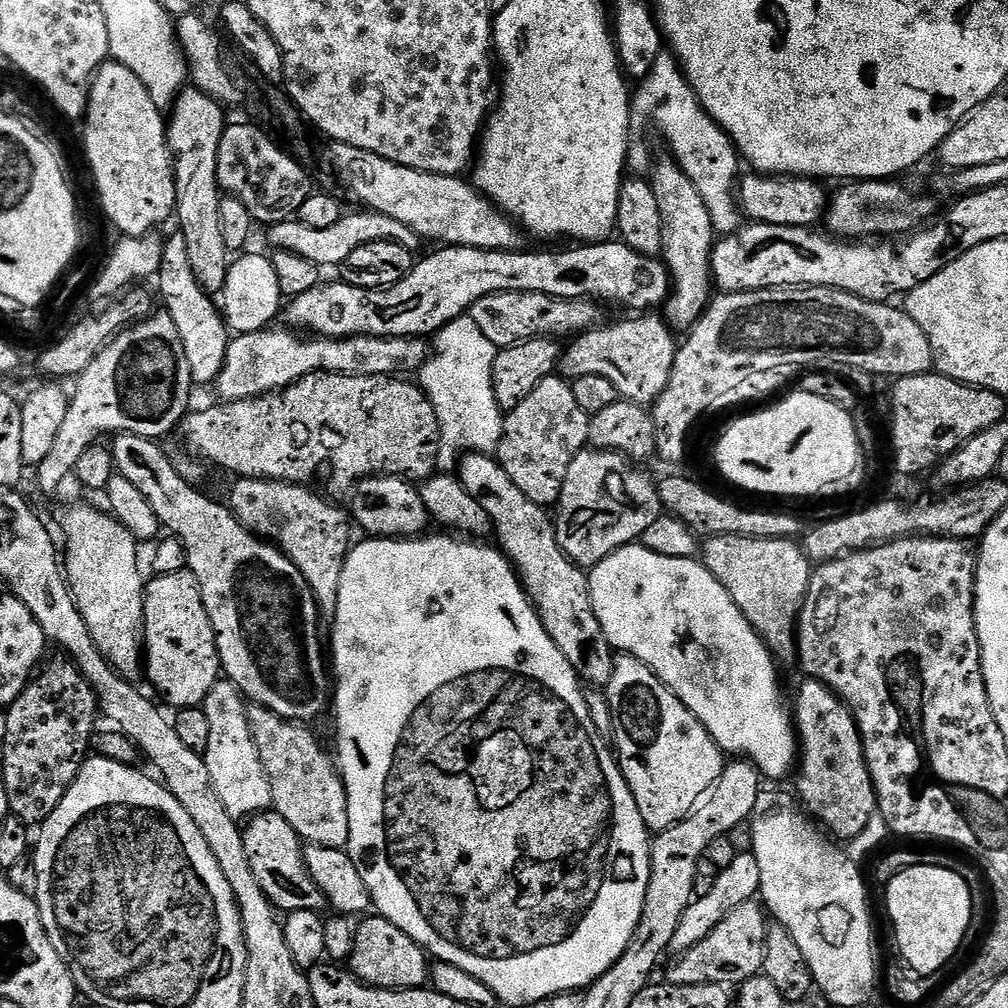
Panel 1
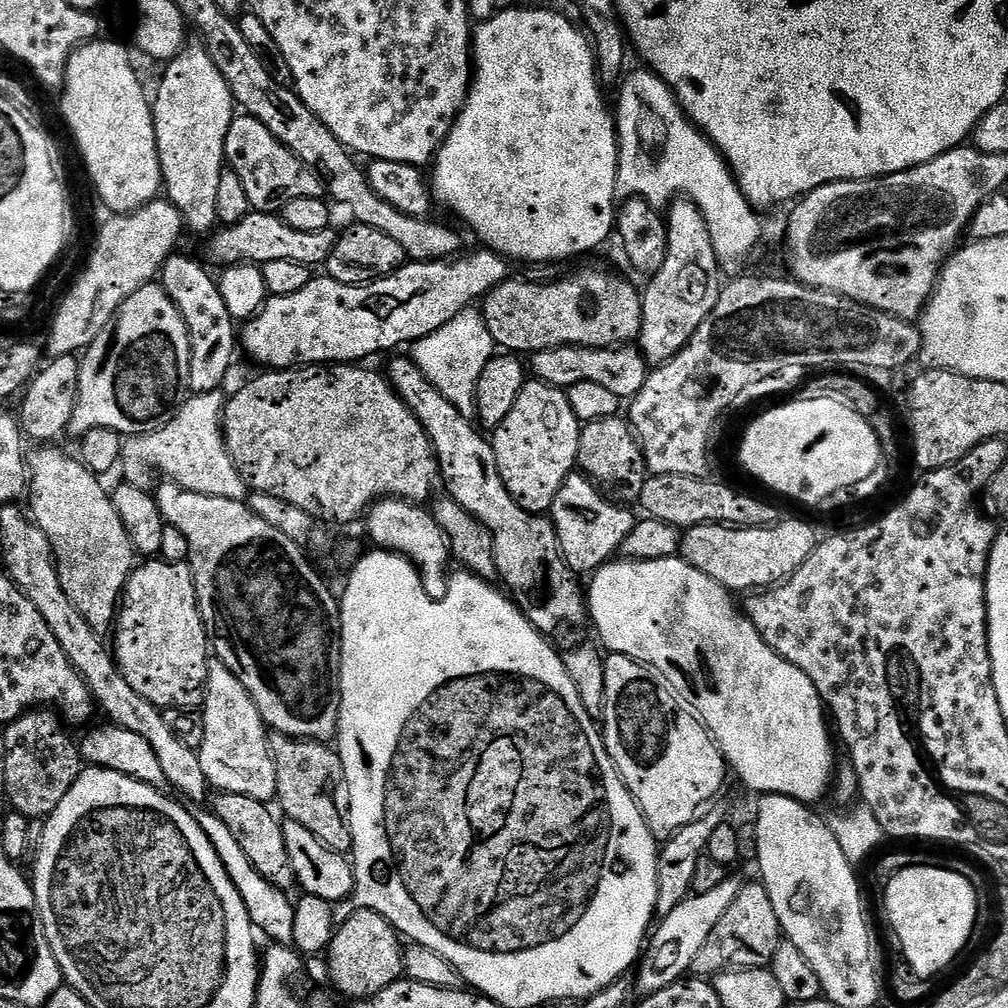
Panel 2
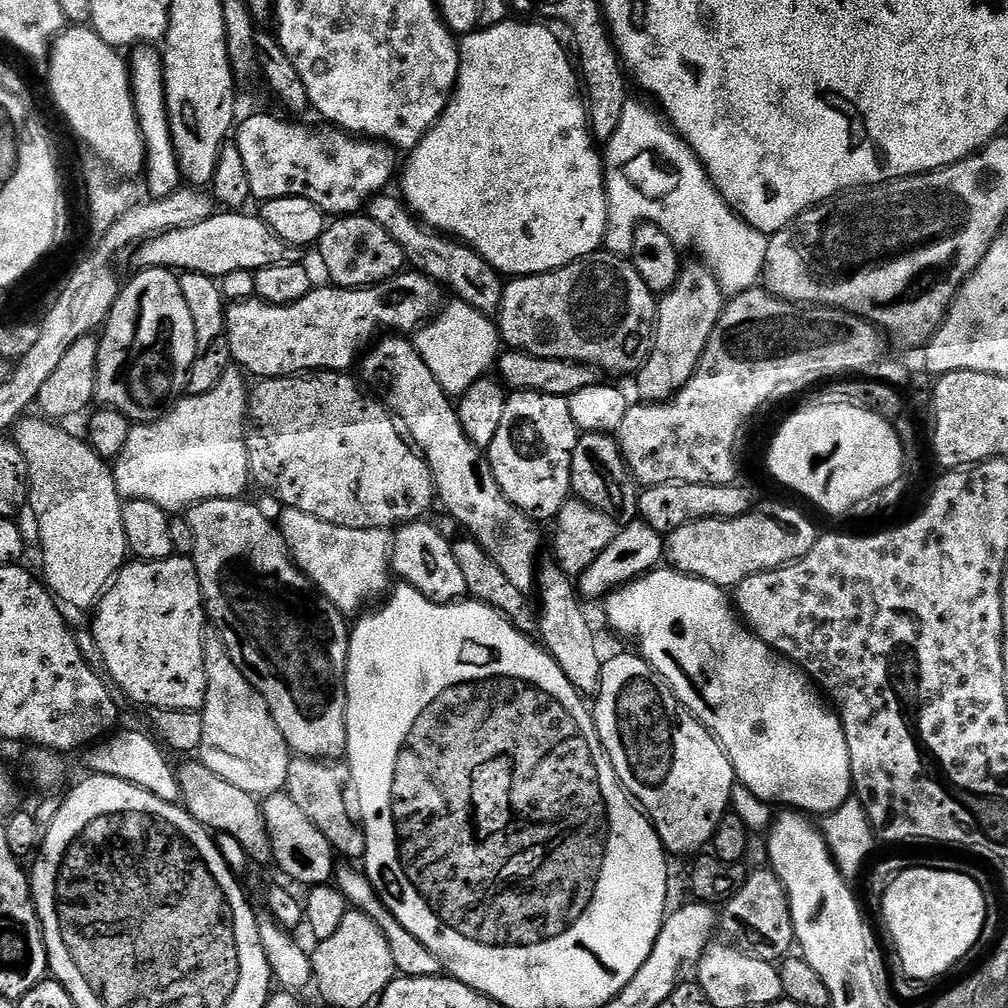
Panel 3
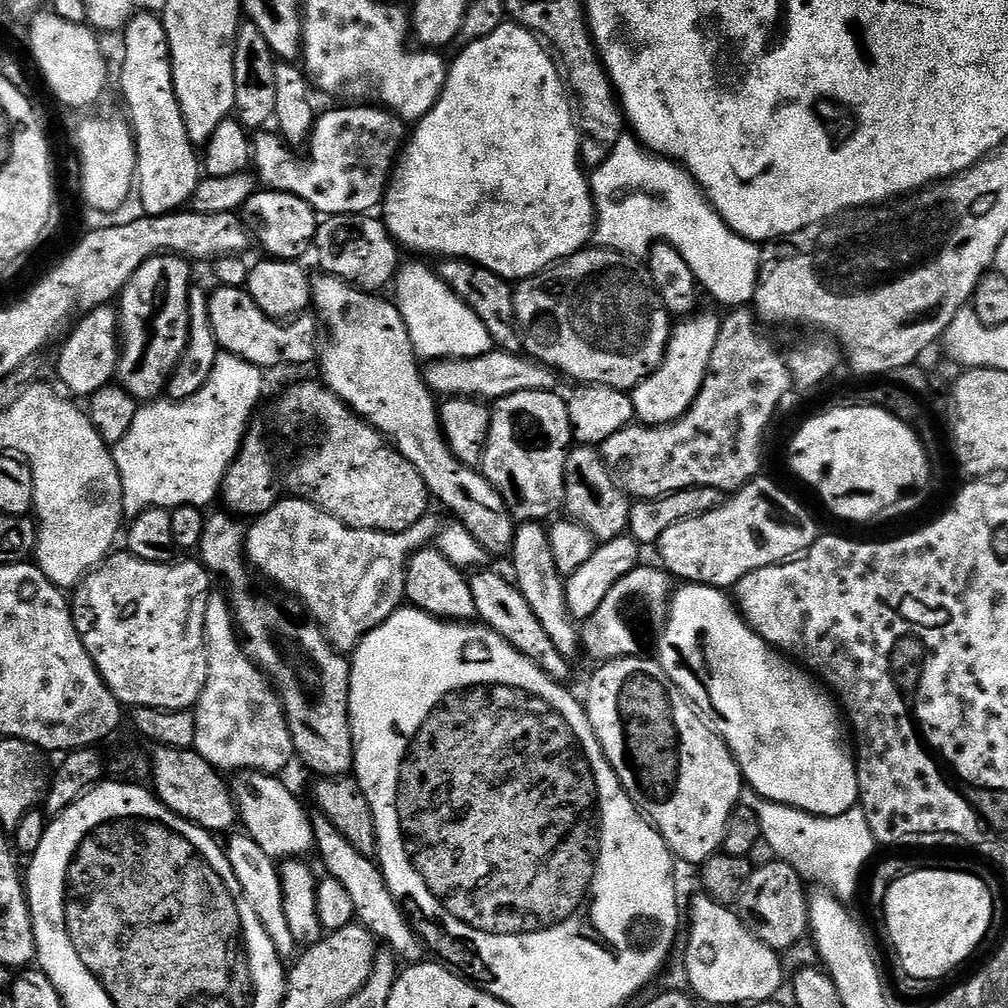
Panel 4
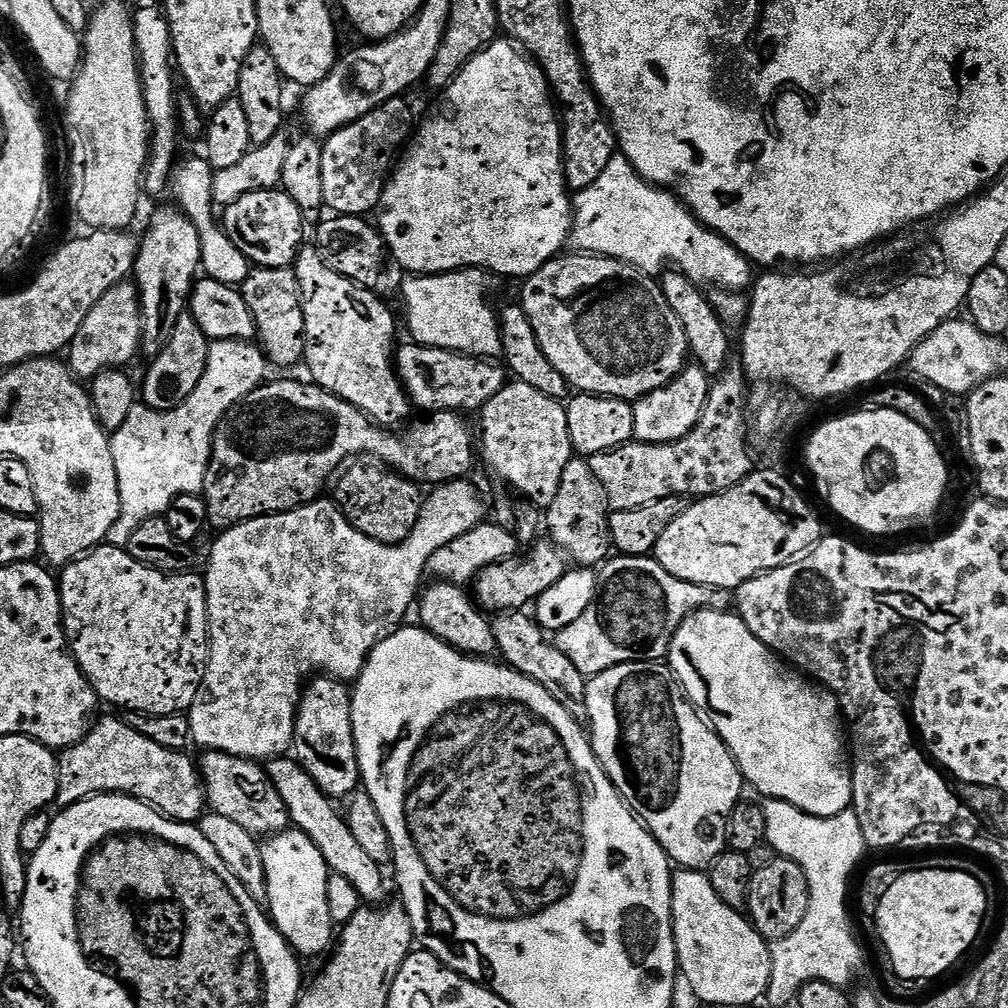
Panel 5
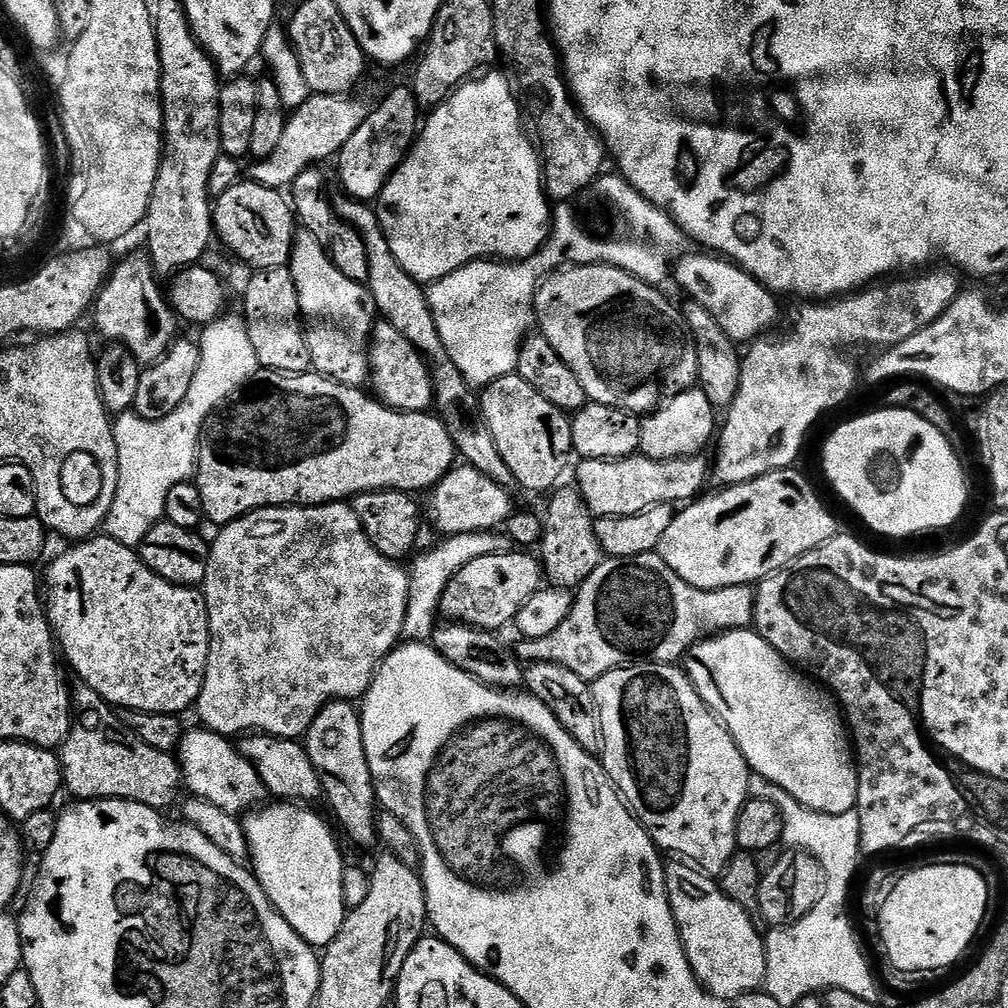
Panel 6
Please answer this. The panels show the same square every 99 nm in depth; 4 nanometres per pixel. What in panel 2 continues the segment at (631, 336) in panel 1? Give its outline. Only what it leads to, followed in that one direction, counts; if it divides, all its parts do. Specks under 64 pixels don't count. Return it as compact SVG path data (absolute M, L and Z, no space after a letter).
M562 346L550 350L538 350L530 356L531 375L541 380L543 384L566 390L570 386L578 386L578 382L598 382L606 386L606 390L618 394L621 398L636 396L638 390L642 390L642 386L647 382L649 371L648 361L644 359L643 352L636 346L618 348Z

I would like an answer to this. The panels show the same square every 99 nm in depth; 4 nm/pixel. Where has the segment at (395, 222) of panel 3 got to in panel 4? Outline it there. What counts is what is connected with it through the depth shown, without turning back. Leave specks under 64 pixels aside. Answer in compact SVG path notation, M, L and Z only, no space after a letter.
M444 258L439 264L440 277L456 291L462 302L466 302L466 306L470 306L470 310L474 310L474 314L478 314L478 318L482 318L482 326L486 326L486 334L490 334L493 345L501 352L519 353L522 341L516 327L514 310L516 293L513 285L498 274L494 274L494 270L486 270L486 266L475 264L472 260Z

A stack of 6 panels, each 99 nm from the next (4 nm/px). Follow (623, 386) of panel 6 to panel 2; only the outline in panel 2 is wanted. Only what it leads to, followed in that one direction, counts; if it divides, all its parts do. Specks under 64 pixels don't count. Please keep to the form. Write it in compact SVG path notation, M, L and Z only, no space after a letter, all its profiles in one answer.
M584 268L569 280L556 280L553 284L523 284L509 278L483 297L483 304L482 315L493 345L501 344L501 349L512 354L562 346L618 348L639 341L642 330L641 289L600 268Z

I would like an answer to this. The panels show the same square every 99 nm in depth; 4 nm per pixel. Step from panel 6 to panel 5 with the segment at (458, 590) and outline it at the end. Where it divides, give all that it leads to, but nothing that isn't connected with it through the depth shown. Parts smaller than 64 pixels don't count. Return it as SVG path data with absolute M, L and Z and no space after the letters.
M540 538L531 545L532 560L513 558L498 564L486 566L474 580L474 599L481 609L488 614L515 612L529 607L543 592L550 590L558 578L569 571L570 564L564 549L553 544L551 539Z

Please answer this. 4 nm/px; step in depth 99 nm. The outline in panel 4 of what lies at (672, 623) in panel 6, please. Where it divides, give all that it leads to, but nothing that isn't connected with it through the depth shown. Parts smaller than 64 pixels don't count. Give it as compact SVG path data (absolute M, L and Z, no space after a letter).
M641 566L630 570L614 586L610 586L610 594L602 598L602 606L594 610L594 614L589 620L583 621L580 628L580 642L585 653L596 659L596 662L607 662L610 660L624 660L627 656L643 657L651 653L654 648L654 638L659 637L661 628L668 622L668 606L674 595L674 580L663 567L647 568Z

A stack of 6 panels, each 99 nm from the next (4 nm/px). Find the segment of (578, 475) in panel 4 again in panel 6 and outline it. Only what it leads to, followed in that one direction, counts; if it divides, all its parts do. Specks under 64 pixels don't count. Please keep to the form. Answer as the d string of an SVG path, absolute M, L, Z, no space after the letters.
M557 487L547 497L548 513L543 513L542 516L538 556L542 561L547 583L551 587L575 590L582 582L586 582L586 578L590 578L590 574L594 574L605 555L598 542L596 520L592 511L588 509L587 502L582 498L579 487L564 487Z

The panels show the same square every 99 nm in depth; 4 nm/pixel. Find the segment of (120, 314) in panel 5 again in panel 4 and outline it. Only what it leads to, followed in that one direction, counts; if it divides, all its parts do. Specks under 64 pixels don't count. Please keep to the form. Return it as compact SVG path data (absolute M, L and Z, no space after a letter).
M101 304L87 309L80 318L76 329L60 348L56 372L61 382L73 392L73 397L91 398L95 392L113 383L116 375L116 366L120 361L120 314L112 304Z

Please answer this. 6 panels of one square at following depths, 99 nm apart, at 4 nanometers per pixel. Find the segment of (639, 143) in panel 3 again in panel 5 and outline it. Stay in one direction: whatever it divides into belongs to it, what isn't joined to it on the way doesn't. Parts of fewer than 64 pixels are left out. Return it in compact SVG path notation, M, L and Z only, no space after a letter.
M622 154L610 158L606 171L599 176L598 182L594 182L594 186L586 186L586 190L572 196L570 244L571 247L576 247L573 249L577 253L609 256L626 262L653 278L659 277L669 266L675 266L696 284L729 288L732 292L747 289L754 280L754 268L748 257L743 256L729 240L723 240L718 233L700 223L688 211L688 207L676 199L668 189L658 188L648 180L643 180Z

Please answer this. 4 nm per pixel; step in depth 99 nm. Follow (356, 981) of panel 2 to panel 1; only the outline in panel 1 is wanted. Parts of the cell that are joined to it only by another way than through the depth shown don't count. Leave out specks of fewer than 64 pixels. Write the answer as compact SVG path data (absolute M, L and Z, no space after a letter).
M368 914L359 921L356 941L352 944L350 971L357 980L373 988L423 988L430 980L430 956L410 934L398 930L385 916Z

